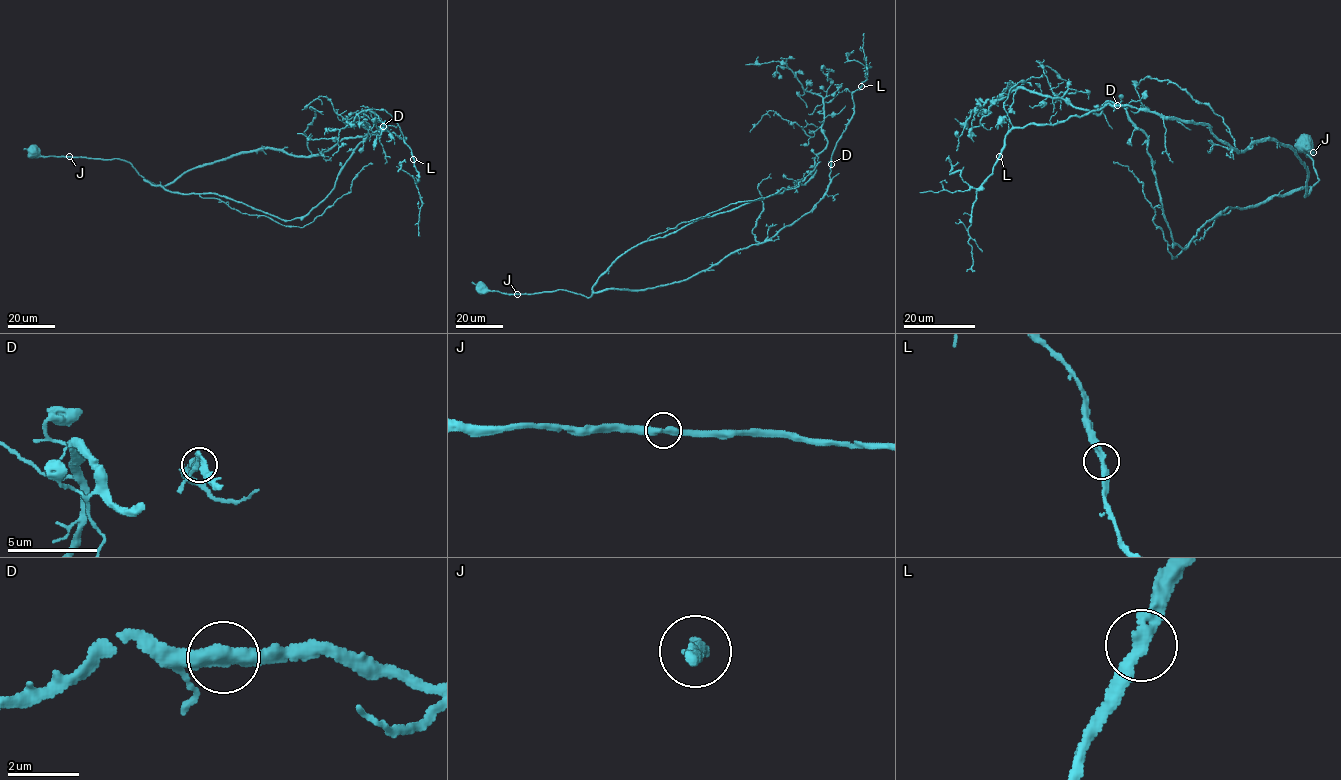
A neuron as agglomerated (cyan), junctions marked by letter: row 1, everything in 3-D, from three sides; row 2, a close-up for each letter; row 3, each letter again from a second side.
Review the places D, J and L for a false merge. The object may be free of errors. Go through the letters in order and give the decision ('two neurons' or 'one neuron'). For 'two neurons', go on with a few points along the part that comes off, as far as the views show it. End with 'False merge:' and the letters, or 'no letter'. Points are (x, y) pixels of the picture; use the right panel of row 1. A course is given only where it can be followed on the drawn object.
D: one neuron
J: one neuron
L: one neuron
False merge: no letter

